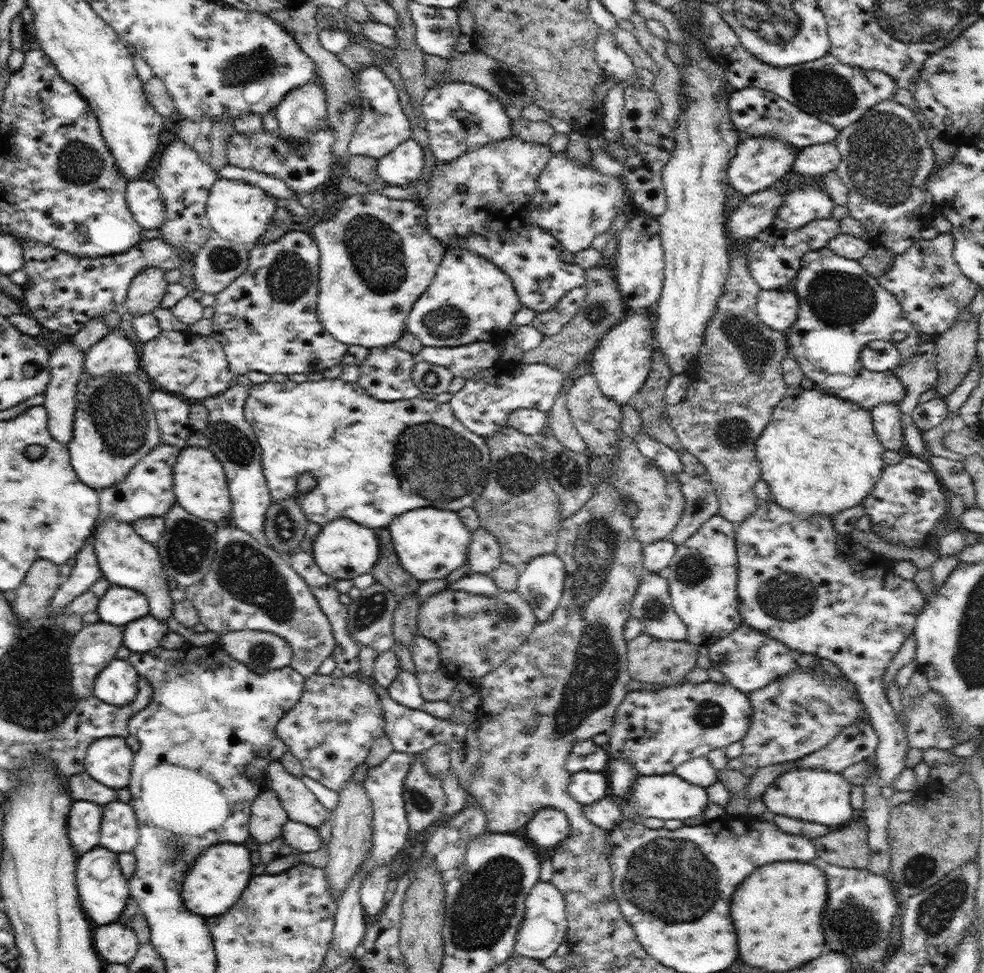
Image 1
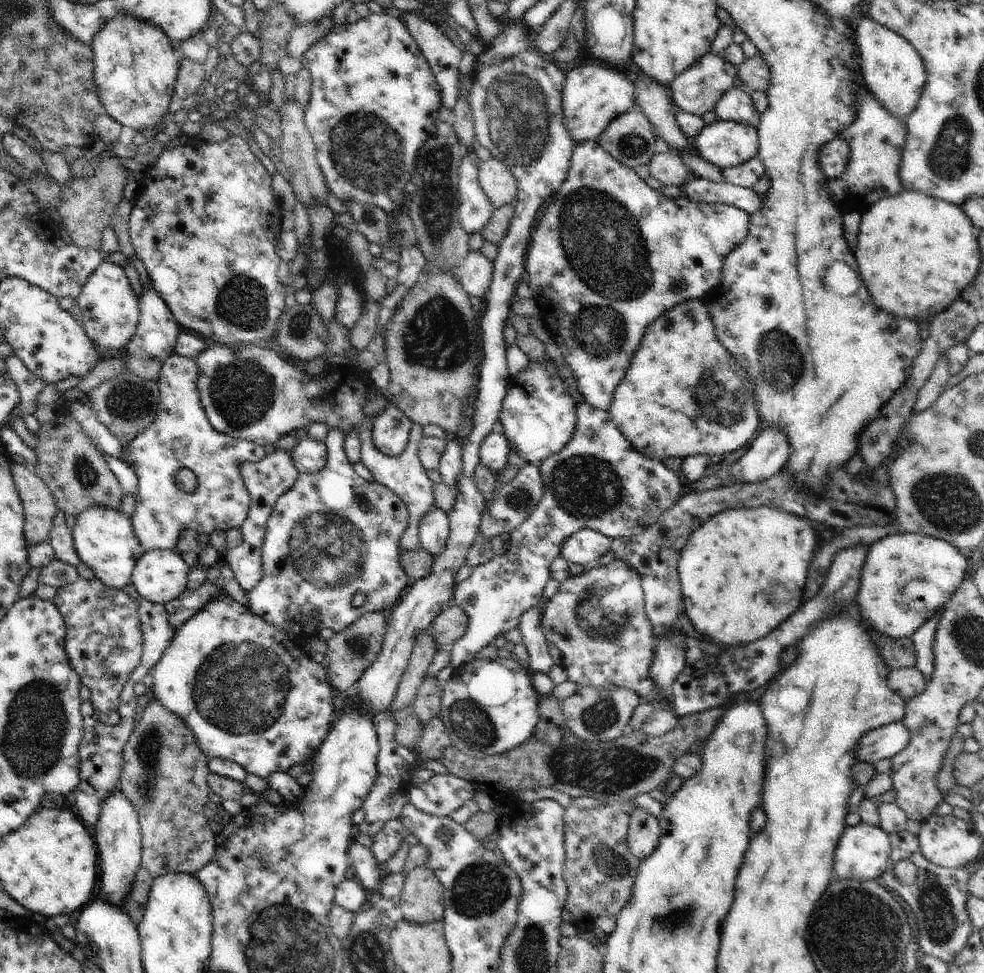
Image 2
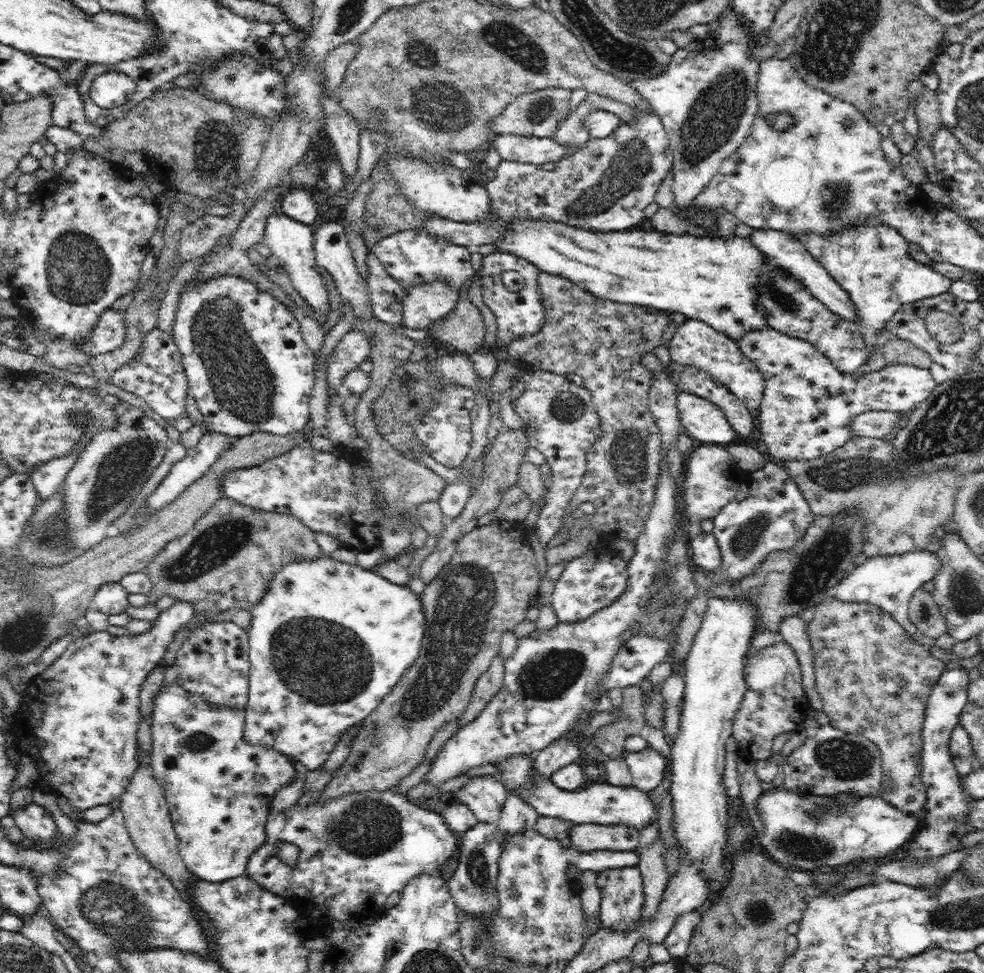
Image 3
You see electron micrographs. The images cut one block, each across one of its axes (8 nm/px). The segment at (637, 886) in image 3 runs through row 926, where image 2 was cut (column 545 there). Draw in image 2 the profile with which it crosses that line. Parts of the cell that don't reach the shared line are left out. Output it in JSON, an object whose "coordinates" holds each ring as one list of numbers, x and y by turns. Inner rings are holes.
{"coordinates":[[615,558,609,564,592,564,578,575,571,574,561,583,557,593,543,604,541,628,548,642,554,643,560,650,560,665,574,684,605,689,622,687,637,692,644,701,662,706,669,704,670,691,666,694,661,693,650,676,649,670,655,659,657,638,645,611,641,576,625,560]]}

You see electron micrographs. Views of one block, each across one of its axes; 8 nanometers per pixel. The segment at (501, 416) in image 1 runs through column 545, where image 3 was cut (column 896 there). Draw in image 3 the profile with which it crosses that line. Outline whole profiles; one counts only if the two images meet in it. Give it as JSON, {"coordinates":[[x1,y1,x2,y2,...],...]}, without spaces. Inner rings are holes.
{"coordinates":[[768,327,740,336,736,340,740,350,760,370,765,382,763,399,759,406,762,440,771,460,780,464,790,459,814,459,823,457,844,446,852,436,850,424,856,415,868,411,892,411,907,415,918,408,932,394,935,382,928,369,908,364,887,365,878,372,854,378,852,374,839,372,813,344,798,337,788,336]]}

